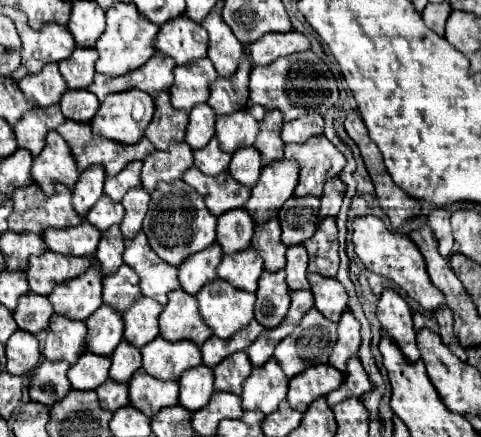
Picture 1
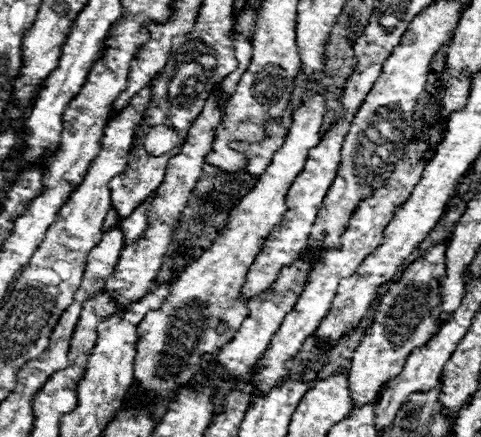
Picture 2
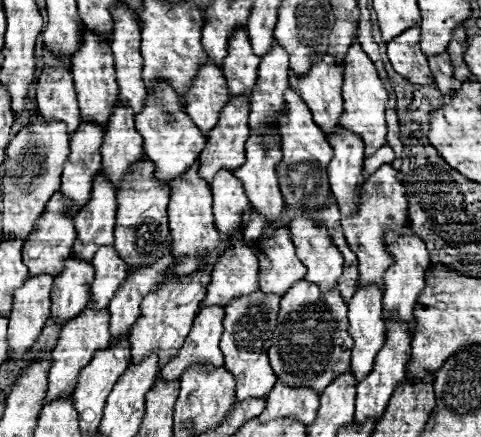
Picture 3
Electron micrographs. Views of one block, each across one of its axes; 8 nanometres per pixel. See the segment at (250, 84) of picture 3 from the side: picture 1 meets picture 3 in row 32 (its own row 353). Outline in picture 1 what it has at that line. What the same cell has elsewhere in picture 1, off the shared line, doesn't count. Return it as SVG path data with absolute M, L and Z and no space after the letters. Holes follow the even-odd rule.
M234 352L234 356L228 356L228 360L224 360L224 364L218 364L214 368L214 388L216 390L224 390L224 392L236 392L240 394L242 382L250 376L252 372L252 362L248 358L246 352Z

